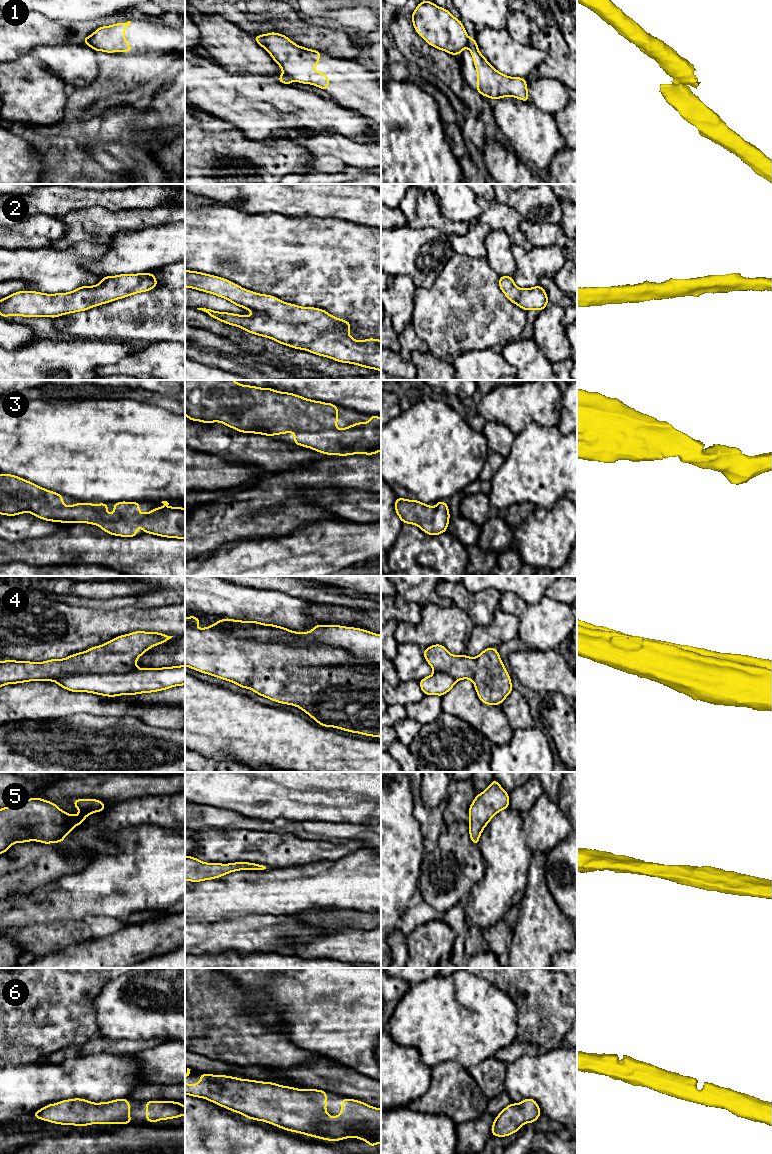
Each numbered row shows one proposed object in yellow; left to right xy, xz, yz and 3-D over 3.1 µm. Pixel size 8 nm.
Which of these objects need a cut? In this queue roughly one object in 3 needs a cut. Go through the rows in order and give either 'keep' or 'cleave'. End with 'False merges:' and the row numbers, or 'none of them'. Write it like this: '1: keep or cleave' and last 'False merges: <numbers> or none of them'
1: cleave
2: keep
3: keep
4: cleave
5: keep
6: keep
False merges: 1, 4

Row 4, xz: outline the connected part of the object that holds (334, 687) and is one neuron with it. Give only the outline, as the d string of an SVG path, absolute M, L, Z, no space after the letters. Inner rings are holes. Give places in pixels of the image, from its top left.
M220 622L202 629L185 627L185 666L251 689L272 701L299 707L321 726L381 738L381 665L326 645L306 647L237 637L231 626L223 627Z

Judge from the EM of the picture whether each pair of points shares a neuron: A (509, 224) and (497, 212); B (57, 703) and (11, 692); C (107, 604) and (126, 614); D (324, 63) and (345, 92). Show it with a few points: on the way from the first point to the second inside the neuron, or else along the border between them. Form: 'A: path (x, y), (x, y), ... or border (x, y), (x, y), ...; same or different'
A: path (506, 221), (500, 215); same
B: path (46, 700), (22, 700); same
C: border (139, 607), (122, 606), (109, 610), (92, 609); different
D: border (363, 80), (340, 82); different

